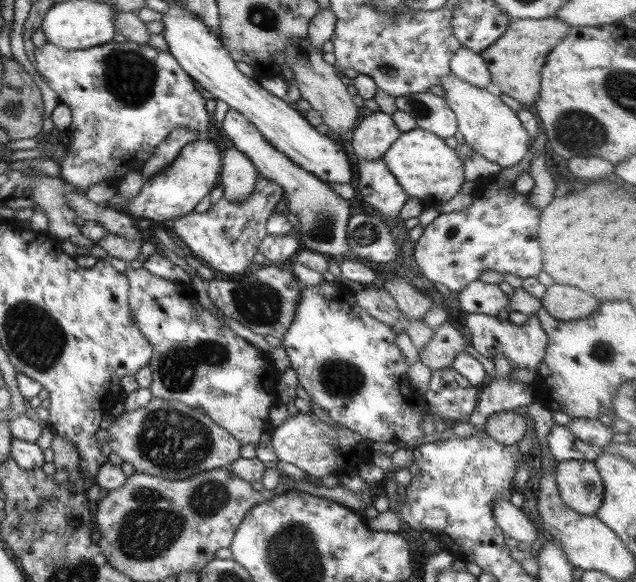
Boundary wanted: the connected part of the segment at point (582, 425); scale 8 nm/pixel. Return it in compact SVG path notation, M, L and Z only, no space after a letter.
M574 418L567 424L567 428L578 440L597 449L608 446L614 434L605 420Z

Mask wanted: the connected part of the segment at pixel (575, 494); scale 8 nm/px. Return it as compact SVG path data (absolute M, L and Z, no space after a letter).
M560 461L555 480L561 499L580 514L596 514L604 498L605 487L595 461Z

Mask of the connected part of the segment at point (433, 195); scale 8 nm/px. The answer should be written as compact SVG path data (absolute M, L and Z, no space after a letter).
M416 127L414 130L403 132L388 147L386 154L383 156L384 162L388 165L390 172L396 177L400 186L406 191L409 197L420 198L426 209L439 210L453 196L460 192L460 186L465 182L464 163L457 157L456 151L446 145L443 138L428 132L427 130Z

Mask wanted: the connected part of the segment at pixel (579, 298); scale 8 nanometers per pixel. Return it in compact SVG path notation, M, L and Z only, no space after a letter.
M556 283L547 287L542 303L552 318L565 321L587 317L597 312L602 304L593 294Z

